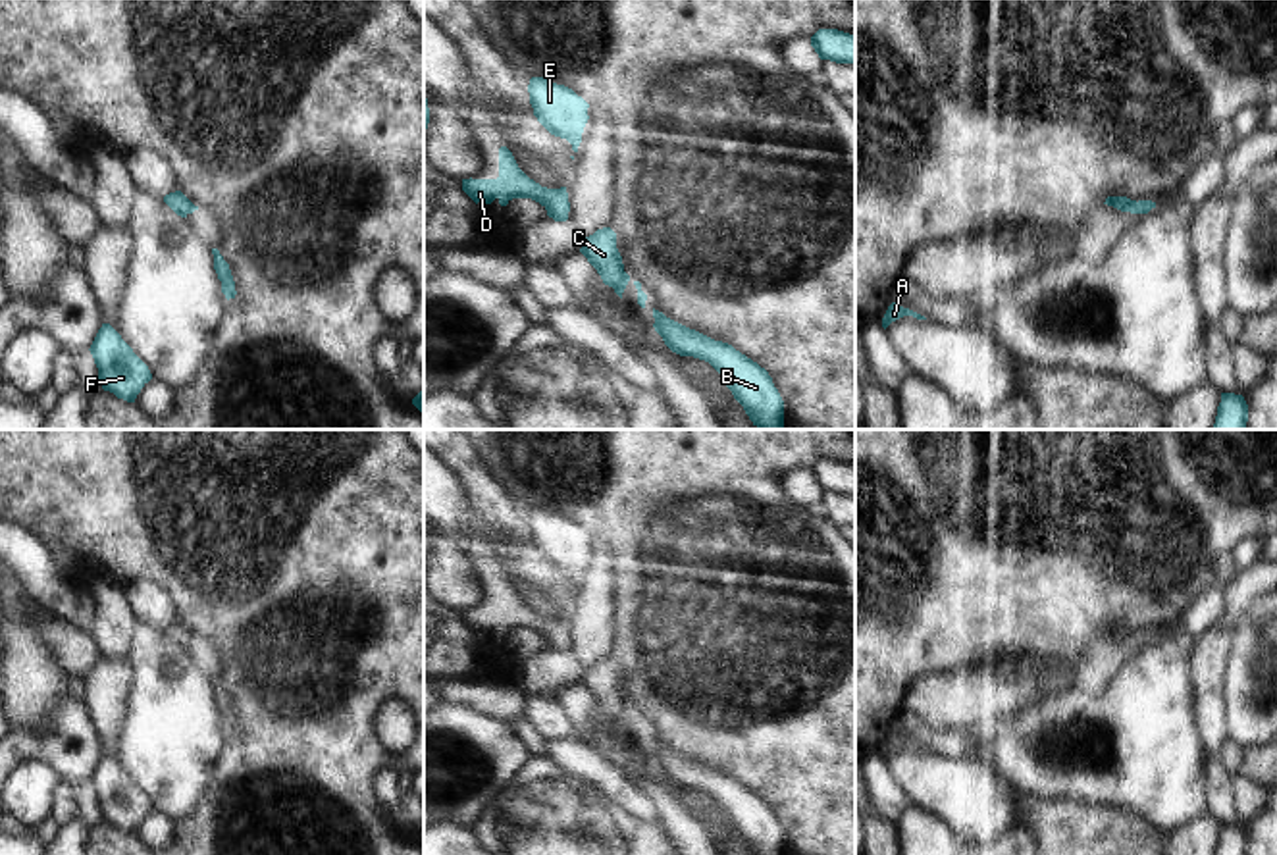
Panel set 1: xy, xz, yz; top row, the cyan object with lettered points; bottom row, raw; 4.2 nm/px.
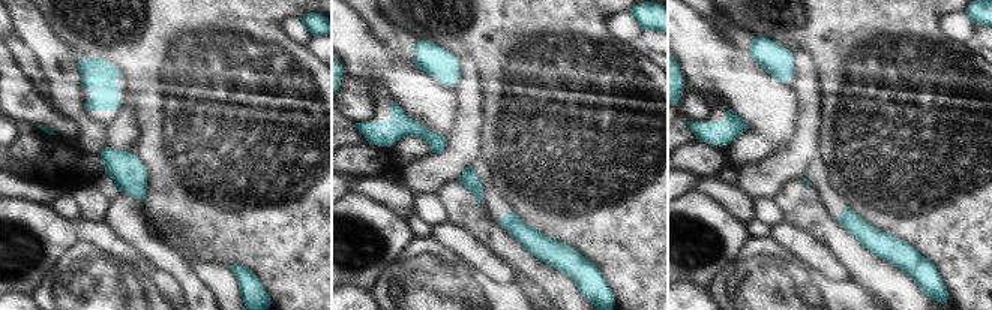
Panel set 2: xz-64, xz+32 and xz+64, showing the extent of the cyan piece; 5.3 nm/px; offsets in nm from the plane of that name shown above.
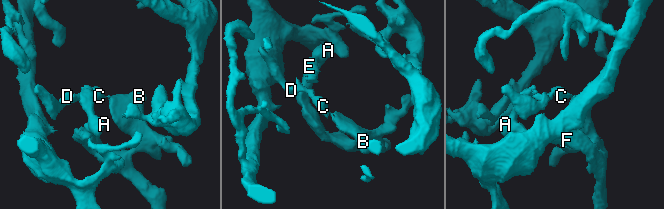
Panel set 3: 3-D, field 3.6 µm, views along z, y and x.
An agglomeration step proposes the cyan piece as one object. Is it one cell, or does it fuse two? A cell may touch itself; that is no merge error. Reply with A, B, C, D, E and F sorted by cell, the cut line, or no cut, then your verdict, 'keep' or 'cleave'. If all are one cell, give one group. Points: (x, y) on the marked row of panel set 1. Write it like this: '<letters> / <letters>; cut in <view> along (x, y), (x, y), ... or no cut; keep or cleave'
A B E F / C D; cut in xz along (623, 270), (613, 287); cleave

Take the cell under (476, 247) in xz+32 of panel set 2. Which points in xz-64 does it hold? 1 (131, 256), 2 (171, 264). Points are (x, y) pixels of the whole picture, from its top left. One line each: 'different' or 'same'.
1: same
2: different

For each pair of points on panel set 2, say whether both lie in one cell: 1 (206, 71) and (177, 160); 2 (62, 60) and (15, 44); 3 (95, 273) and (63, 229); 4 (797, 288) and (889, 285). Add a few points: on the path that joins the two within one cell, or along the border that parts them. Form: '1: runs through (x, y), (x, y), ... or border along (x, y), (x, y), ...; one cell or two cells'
1: runs through (206, 93), (206, 132), (200, 138); one cell
2: border along (15, 35), (33, 56), (44, 77); two cells
3: border along (110, 253), (90, 243), (78, 243), (50, 270); two cells
4: border along (850, 277), (865, 289); two cells

